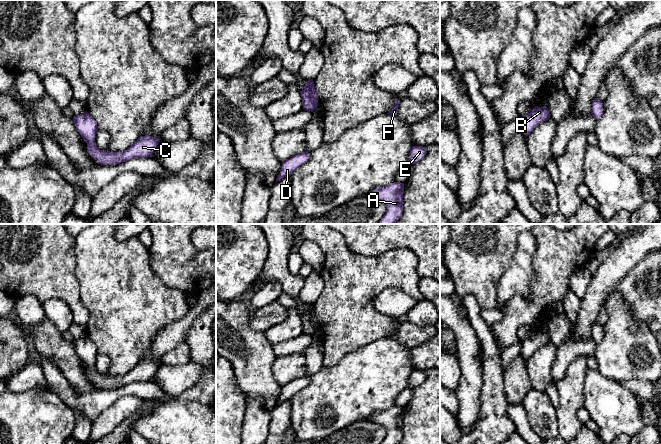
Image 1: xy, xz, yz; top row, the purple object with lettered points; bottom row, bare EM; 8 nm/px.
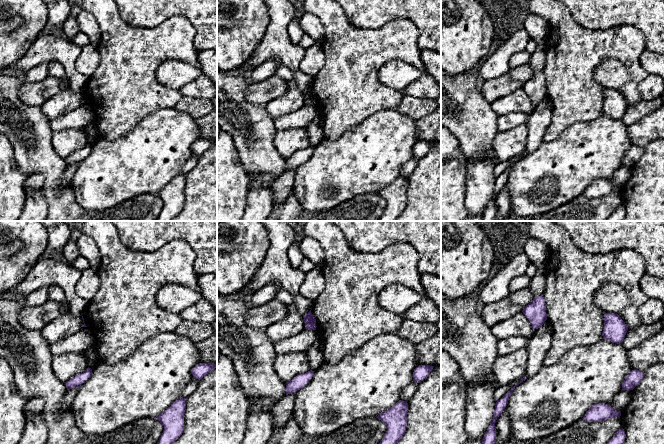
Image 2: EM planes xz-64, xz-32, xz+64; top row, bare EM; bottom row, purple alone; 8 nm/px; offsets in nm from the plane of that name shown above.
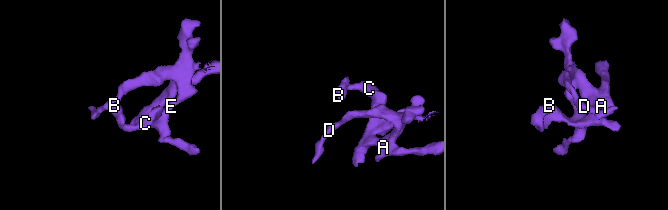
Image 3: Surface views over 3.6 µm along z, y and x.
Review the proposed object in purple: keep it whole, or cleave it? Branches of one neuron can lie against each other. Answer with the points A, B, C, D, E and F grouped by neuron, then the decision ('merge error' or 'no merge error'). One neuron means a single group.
A B C D E F; no merge error

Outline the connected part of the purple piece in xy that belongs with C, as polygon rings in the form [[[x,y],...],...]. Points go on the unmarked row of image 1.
[[[85,336],[80,339],[75,339],[73,345],[77,355],[88,369],[88,377],[101,389],[117,389],[134,382],[151,381],[161,364],[151,360],[140,360],[137,365],[124,376],[100,374],[95,366],[95,359],[98,352],[97,346],[93,341],[88,336]]]

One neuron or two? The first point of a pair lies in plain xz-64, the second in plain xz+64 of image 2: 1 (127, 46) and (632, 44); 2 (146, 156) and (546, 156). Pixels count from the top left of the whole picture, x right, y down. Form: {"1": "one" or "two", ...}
{"1": "one", "2": "one"}

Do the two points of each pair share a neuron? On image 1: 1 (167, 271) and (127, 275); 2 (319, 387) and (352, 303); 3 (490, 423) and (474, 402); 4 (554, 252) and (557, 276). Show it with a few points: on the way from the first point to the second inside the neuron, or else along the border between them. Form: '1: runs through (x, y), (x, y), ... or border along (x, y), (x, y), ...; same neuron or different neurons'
1: border along (147, 249), (152, 271), (170, 288); different neurons
2: border along (347, 353), (336, 364), (323, 367); different neurons
3: border along (483, 386), (479, 416), (470, 431); different neurons
4: runs through (554, 258), (554, 270); same neuron

